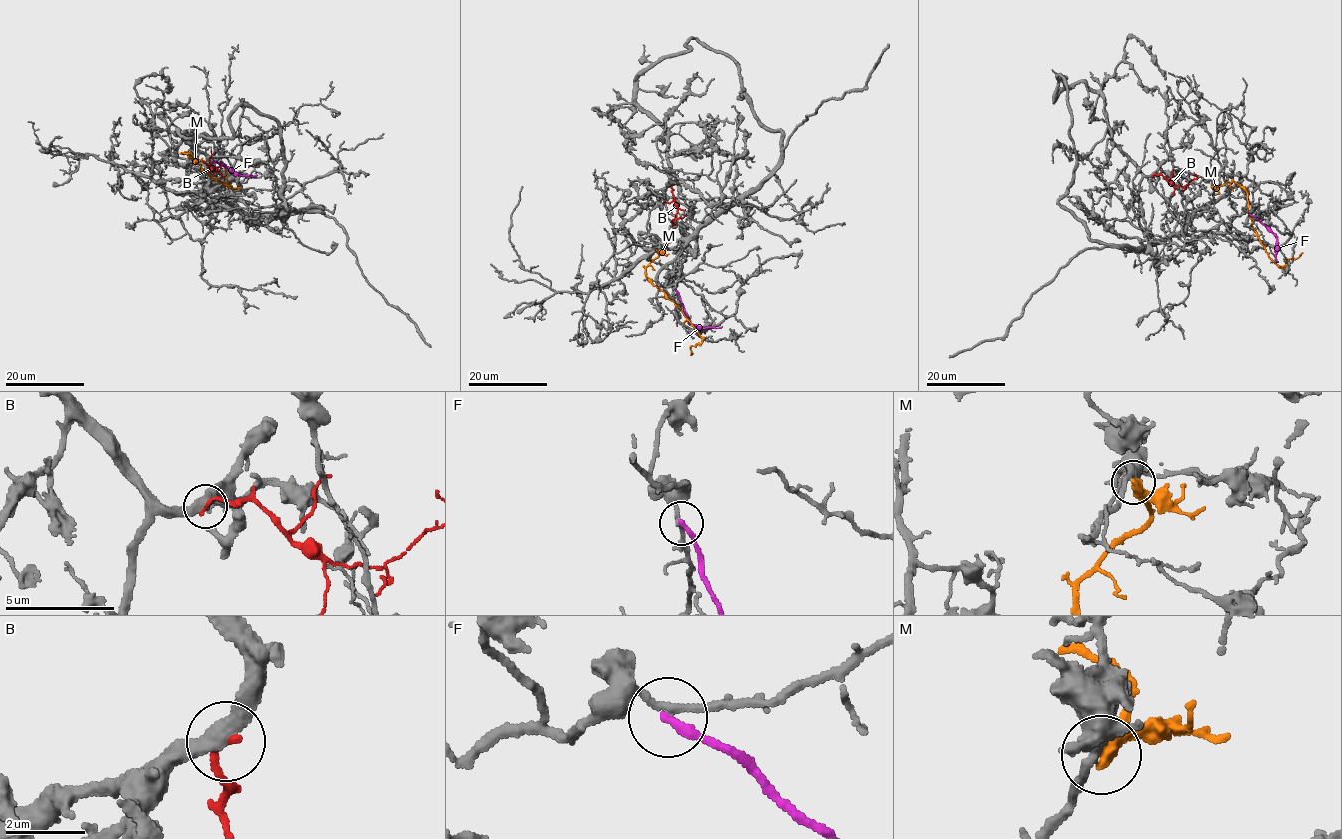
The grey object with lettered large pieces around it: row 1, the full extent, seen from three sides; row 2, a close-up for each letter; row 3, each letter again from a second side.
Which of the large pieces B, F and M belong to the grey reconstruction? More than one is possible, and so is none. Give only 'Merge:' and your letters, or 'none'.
Merge: none

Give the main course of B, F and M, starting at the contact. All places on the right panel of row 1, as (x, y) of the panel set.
B: (1153, 175), (1161, 174), (1168, 182), (1184, 186), (1197, 177), (1194, 173)
F: (1249, 213), (1268, 227), (1276, 237), (1275, 261)
M: (1212, 187), (1228, 181), (1242, 186), (1253, 229), (1277, 265), (1282, 267), (1302, 252)

